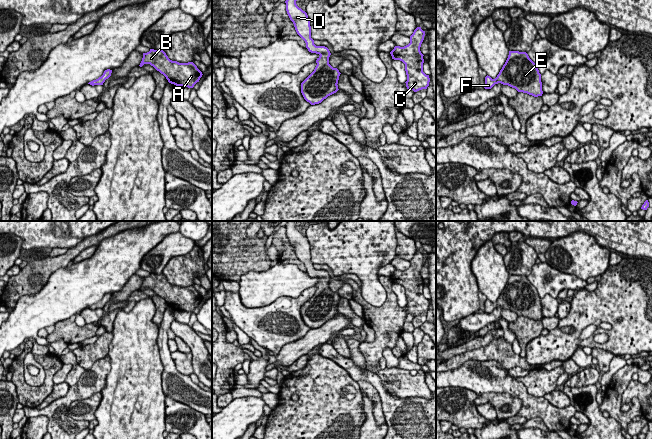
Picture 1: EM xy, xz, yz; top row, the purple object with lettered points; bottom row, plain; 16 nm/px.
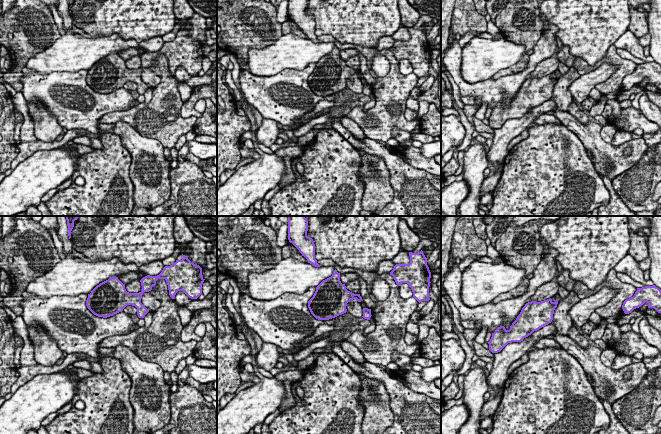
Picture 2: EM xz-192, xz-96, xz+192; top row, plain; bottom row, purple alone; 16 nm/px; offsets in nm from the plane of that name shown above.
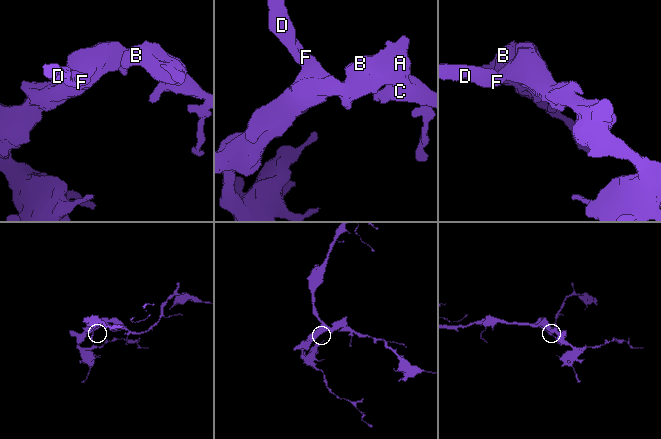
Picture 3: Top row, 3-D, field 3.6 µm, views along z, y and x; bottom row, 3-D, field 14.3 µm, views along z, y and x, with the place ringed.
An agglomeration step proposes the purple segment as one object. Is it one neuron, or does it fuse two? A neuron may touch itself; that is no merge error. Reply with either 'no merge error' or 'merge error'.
no merge error

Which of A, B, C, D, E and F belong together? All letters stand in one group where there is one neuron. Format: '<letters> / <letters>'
A B C D E F

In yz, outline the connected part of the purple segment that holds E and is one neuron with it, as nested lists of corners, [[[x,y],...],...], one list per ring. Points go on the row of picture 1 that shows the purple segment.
[[[509,51],[508,58],[495,79],[485,77],[485,89],[501,83],[515,88],[518,92],[534,97],[542,96],[541,74],[537,65],[526,52]]]

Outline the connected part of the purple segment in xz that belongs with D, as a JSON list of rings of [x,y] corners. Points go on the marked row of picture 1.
[[[286,0],[286,11],[293,22],[297,34],[305,41],[311,53],[319,54],[314,71],[301,83],[301,93],[311,105],[319,104],[328,96],[336,93],[340,72],[329,64],[331,55],[325,46],[316,46],[311,38],[311,26],[308,15],[296,4],[297,0]]]

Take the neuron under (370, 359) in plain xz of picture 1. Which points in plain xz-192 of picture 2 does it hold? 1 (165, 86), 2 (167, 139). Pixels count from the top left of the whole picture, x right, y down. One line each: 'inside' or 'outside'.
1: inside
2: inside

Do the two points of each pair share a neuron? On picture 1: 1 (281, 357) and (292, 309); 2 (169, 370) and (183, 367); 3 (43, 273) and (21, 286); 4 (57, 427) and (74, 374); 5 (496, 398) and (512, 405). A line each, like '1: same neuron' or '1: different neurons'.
1: different neurons
2: different neurons
3: same neuron
4: different neurons
5: same neuron

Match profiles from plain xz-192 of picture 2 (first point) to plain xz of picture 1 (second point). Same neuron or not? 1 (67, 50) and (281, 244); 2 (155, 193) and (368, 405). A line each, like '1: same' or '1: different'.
1: different
2: same

